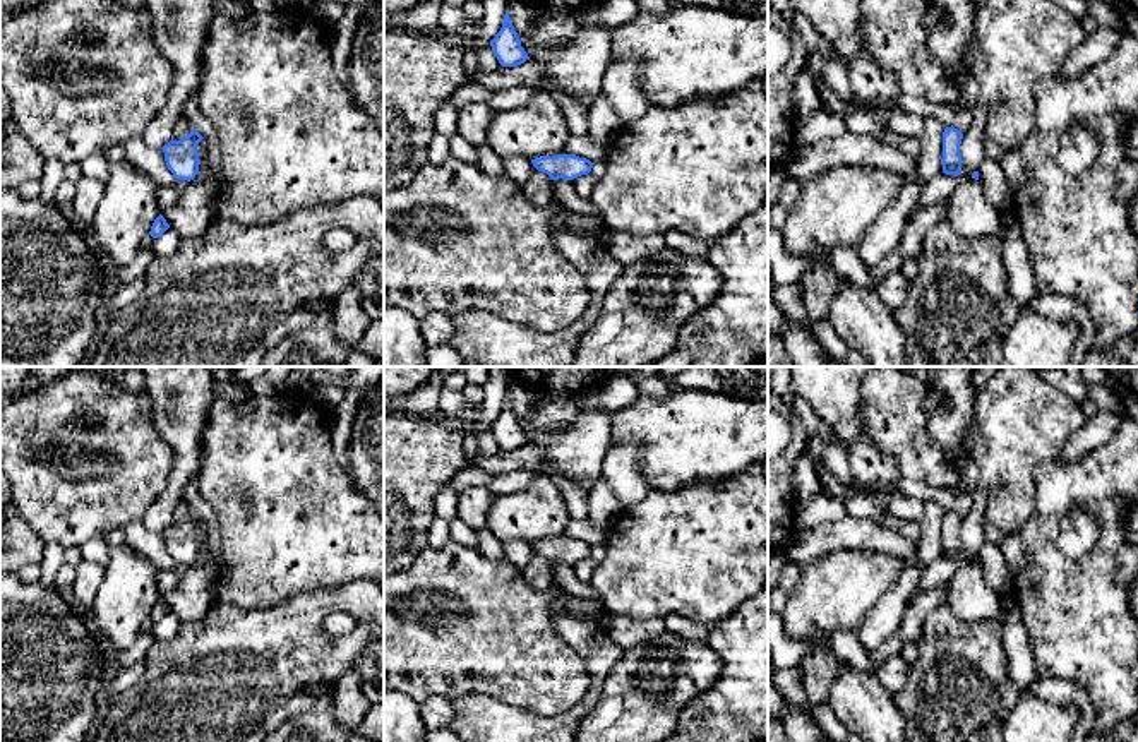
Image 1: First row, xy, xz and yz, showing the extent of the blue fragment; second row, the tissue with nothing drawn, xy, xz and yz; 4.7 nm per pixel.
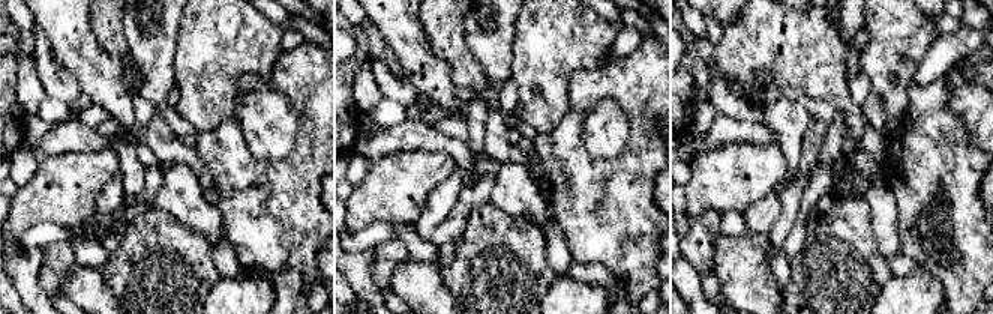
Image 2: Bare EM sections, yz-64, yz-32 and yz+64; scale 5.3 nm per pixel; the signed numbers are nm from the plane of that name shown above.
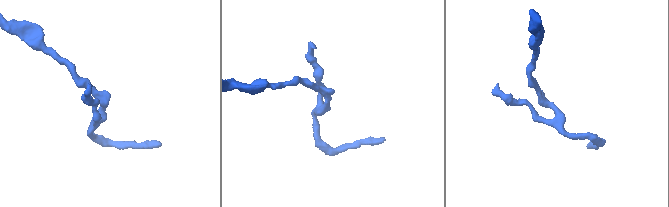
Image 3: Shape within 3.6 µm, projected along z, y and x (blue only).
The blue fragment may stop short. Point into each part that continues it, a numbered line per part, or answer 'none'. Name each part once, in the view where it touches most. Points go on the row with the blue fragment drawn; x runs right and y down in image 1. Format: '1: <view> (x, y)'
none

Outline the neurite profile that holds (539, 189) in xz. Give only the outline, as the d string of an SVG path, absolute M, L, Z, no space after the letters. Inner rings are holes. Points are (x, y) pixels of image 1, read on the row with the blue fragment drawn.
M536 170L536 173L523 185L523 192L535 207L543 207L554 200L552 183L554 180L547 173Z

